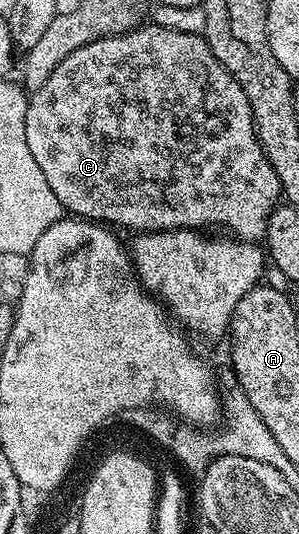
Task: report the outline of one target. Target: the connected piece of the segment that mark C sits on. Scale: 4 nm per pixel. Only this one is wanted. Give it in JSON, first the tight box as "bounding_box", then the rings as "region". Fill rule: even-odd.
{"bounding_box":[26,22,281,242],"region":[[[155,22],[123,32],[120,36],[107,36],[90,42],[74,54],[62,58],[58,66],[42,82],[42,86],[31,93],[26,110],[27,145],[38,162],[39,169],[46,177],[47,185],[54,190],[55,197],[61,203],[63,211],[82,220],[91,220],[105,226],[112,225],[117,229],[129,228],[132,234],[145,232],[173,232],[176,228],[203,229],[209,224],[212,230],[227,230],[235,239],[249,242],[260,242],[268,235],[270,214],[281,203],[278,174],[266,158],[262,146],[256,137],[250,114],[250,102],[242,94],[242,86],[214,58],[208,41],[201,34],[186,34],[182,30],[170,30]]]}

